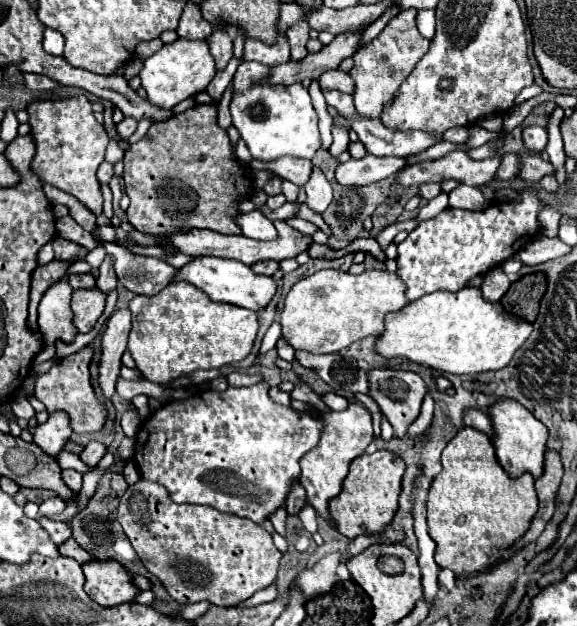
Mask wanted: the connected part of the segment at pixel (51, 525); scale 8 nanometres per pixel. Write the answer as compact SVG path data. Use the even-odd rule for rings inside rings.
M38 517L36 519L40 525L44 525L44 529L48 531L48 535L56 541L56 545L64 543L68 537L70 537L70 527L66 527L64 523L60 521L50 521L48 517Z

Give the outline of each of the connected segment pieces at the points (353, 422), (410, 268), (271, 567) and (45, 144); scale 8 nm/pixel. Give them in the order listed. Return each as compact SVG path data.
M350 403L346 411L326 411L322 413L324 429L320 435L320 441L316 449L310 449L302 459L300 459L300 483L306 489L306 497L310 505L328 521L328 501L336 497L342 489L342 481L348 475L348 465L352 459L360 457L368 443L374 439L372 437L372 415L366 407L360 403Z
M536 187L520 191L518 203L492 201L482 211L468 209L444 209L430 221L422 221L408 237L398 245L398 275L406 285L408 301L416 301L426 293L464 289L474 277L486 275L514 257L534 235L542 231L538 213L550 207Z
M140 479L138 483L130 485L120 499L118 521L144 567L156 575L164 583L170 597L180 603L210 601L214 605L234 607L276 581L282 553L276 549L270 533L262 525L204 505L178 505L158 483Z
M68 97L58 101L34 101L26 107L30 119L30 135L36 145L36 155L32 159L32 171L74 197L78 197L96 215L102 213L102 193L96 179L96 169L104 161L104 151L108 145L108 135L102 123L96 121L90 101L82 97Z

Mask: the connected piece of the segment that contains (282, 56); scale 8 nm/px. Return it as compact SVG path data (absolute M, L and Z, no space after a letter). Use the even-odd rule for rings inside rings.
M280 31L276 37L274 45L260 43L256 39L246 39L244 47L244 59L246 61L258 61L264 65L282 65L284 61L290 61L290 49L288 49L288 39Z

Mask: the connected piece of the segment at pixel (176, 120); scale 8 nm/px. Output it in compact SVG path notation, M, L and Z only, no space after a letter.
M216 101L214 103L204 103L204 105L194 105L192 109L186 109L180 115L174 115L166 121L158 121L156 125L150 127L148 137L144 137L142 141L130 145L130 149L126 151L126 155L124 155L124 175L122 175L124 191L130 197L130 207L126 211L126 219L128 219L128 223L134 225L134 229L138 229L142 233L150 233L150 235L160 235L160 237L164 237L166 233L172 233L174 229L194 229L194 227L212 229L212 231L218 231L218 233L224 233L224 235L240 235L240 229L234 223L234 217L238 215L236 201L242 199L244 195L248 197L248 193L252 191L252 179L250 179L250 171L240 167L240 163L234 159L232 145L228 141L228 133L224 129L220 129L218 123L216 123L216 105L218 105Z

